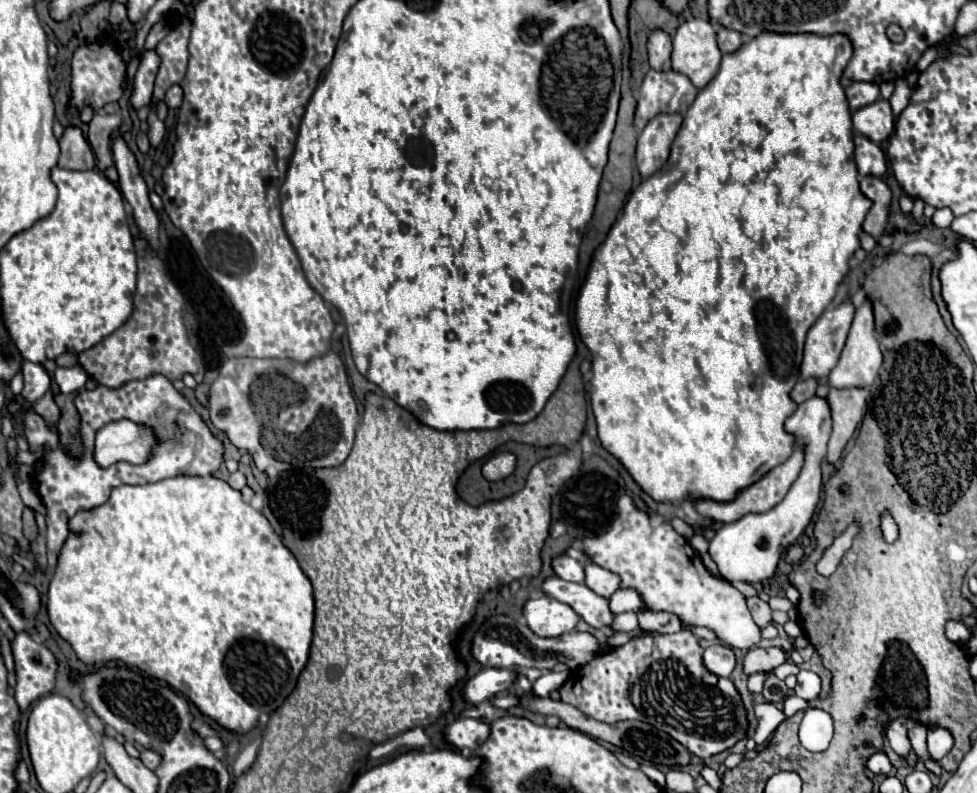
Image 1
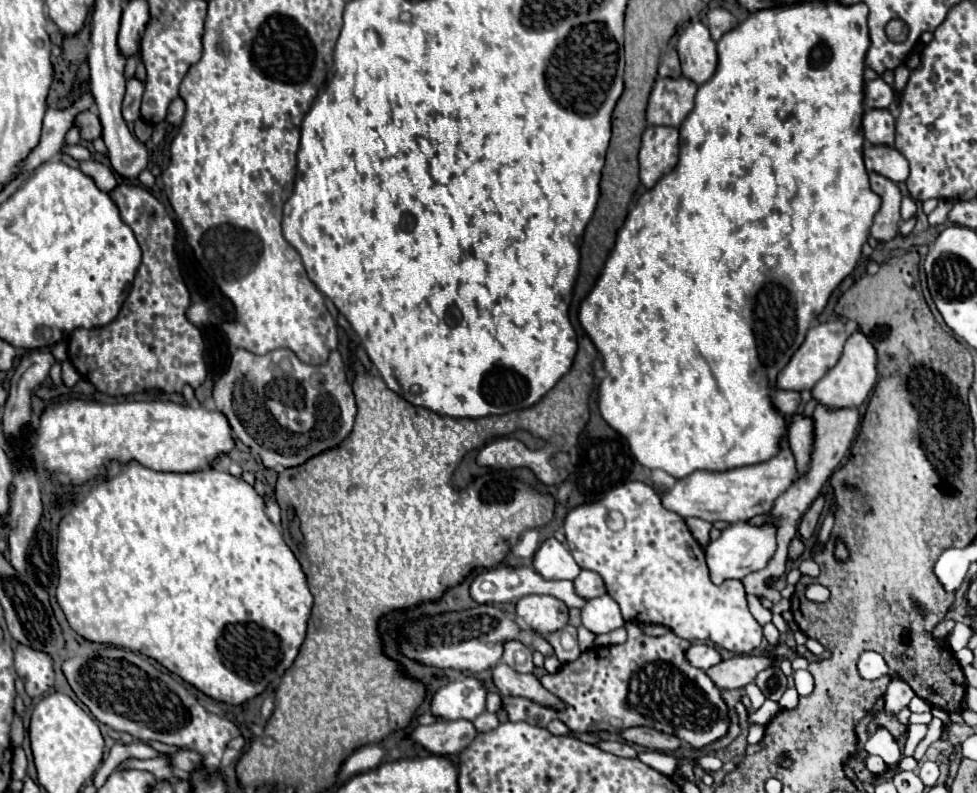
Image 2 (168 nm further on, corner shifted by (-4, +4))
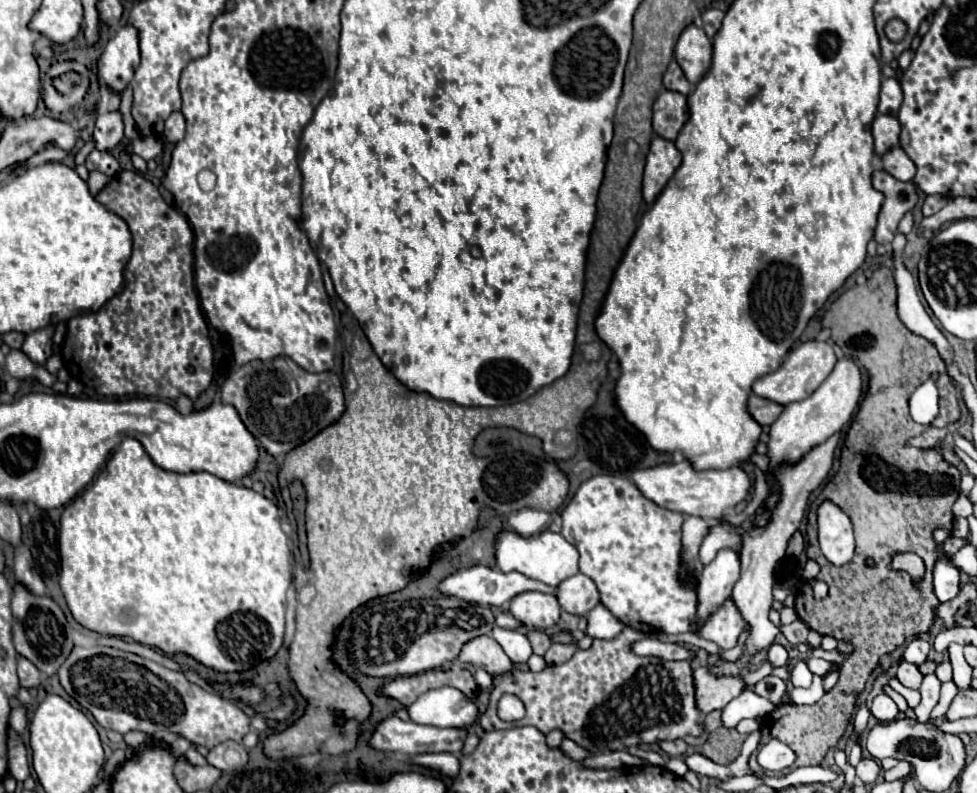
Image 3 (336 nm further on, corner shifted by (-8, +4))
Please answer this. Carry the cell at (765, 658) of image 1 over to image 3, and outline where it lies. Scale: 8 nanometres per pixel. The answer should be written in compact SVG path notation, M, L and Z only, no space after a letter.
M707 666L693 670L695 678L695 704L703 714L713 710L723 710L733 698L737 698L743 690L743 678L717 678L709 672Z

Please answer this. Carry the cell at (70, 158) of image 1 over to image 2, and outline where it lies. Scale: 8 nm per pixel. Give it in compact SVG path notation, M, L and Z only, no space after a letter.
M95 160L79 162L79 168L81 168L81 172L85 172L87 176L91 176L91 178L97 182L97 186L99 186L101 190L105 190L105 192L111 192L111 190L117 186L117 180L115 180L113 172L111 172L107 166L103 166L103 164L95 162Z

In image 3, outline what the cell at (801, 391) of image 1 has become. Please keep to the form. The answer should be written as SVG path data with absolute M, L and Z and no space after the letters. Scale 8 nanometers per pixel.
M755 394L749 396L747 400L747 412L751 414L751 418L755 418L755 422L759 422L761 426L769 426L775 422L775 418L781 414L783 406L775 404L775 402L769 402L769 400L763 400Z

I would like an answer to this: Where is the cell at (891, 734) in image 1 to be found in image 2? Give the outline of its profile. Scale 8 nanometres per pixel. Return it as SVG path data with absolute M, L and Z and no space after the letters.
M893 680L885 692L885 712L889 716L897 716L903 708L909 706L911 698L915 696L915 692L909 688L909 684L905 684L903 680Z

